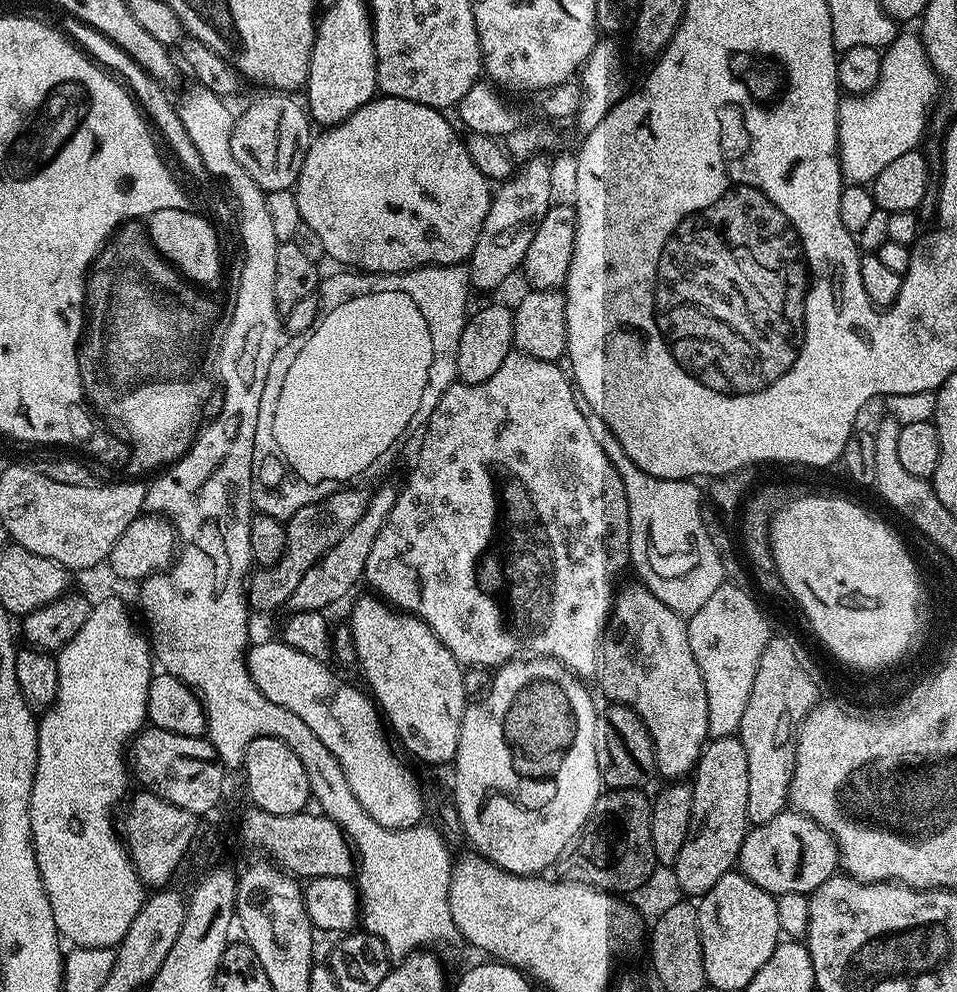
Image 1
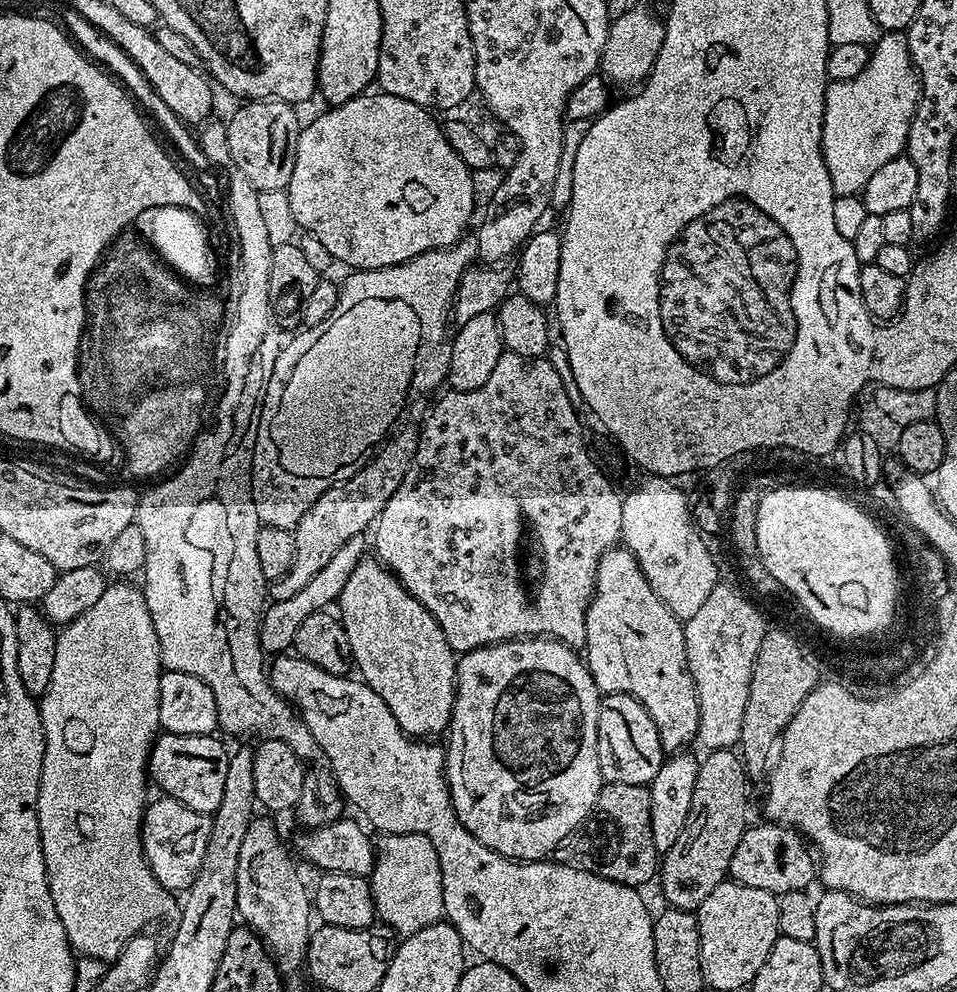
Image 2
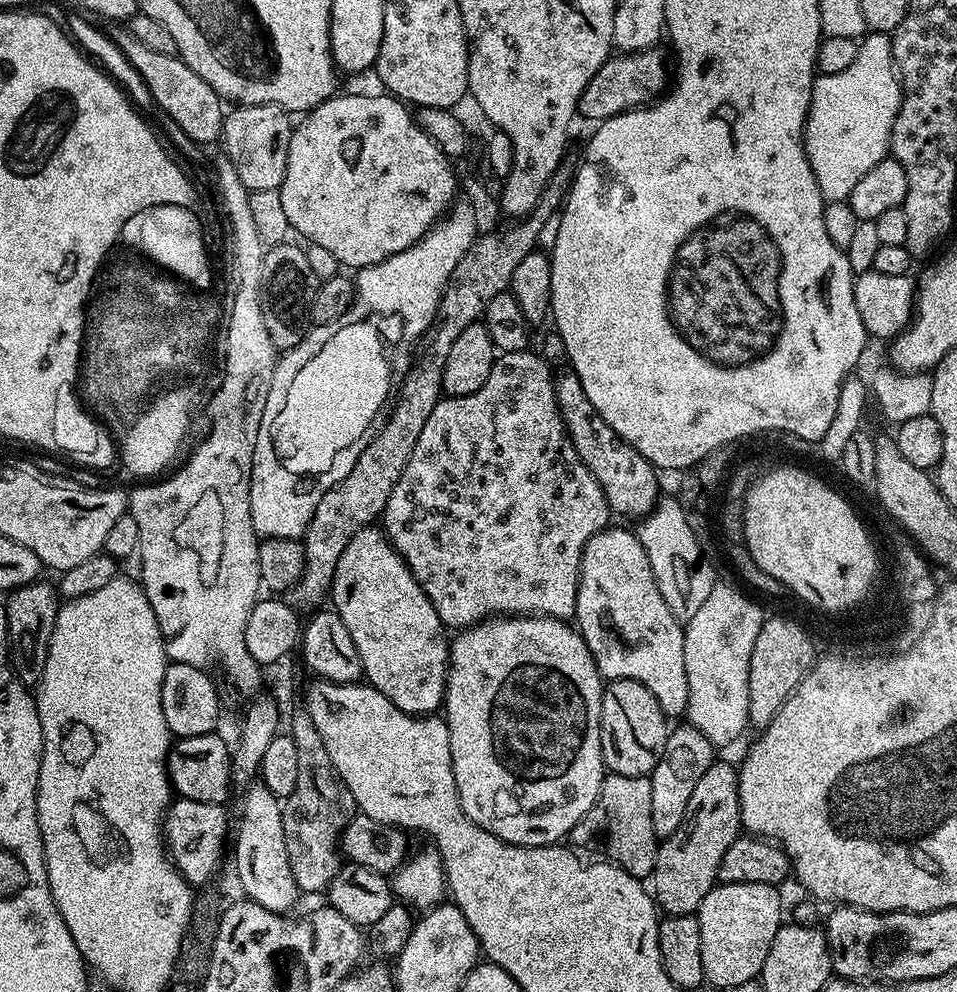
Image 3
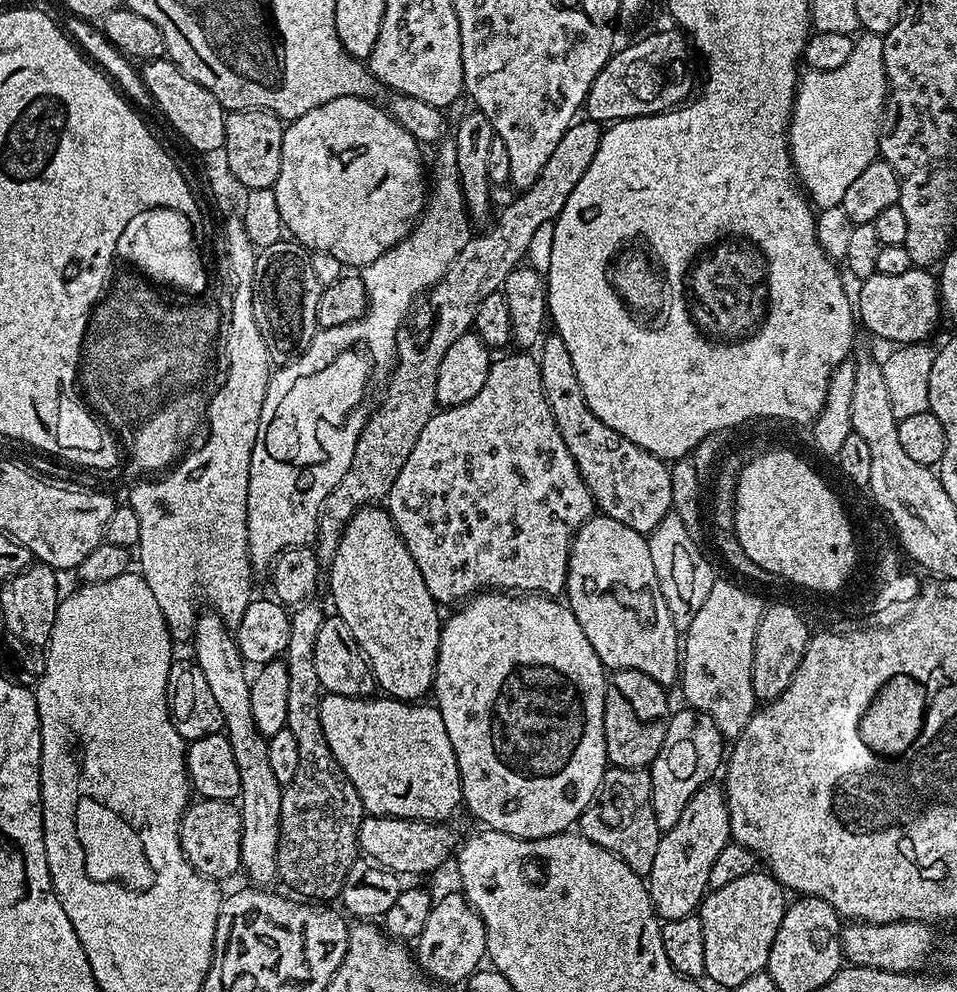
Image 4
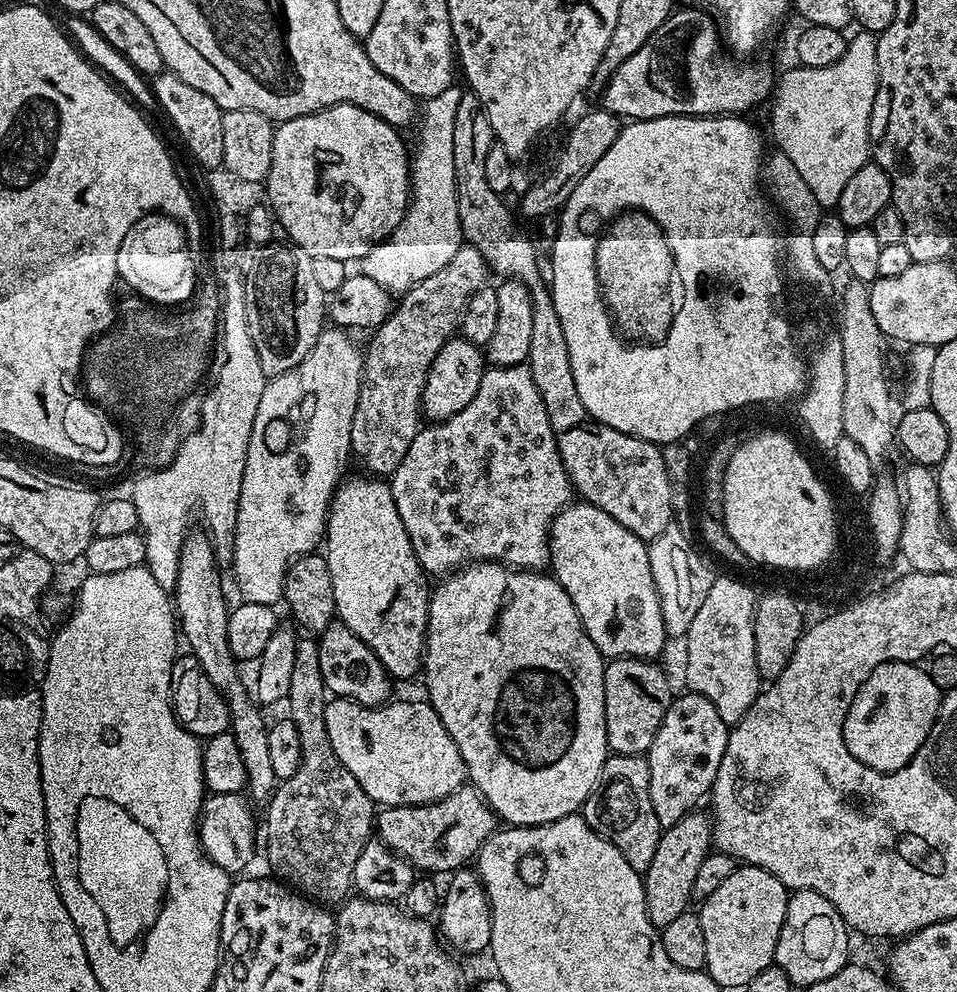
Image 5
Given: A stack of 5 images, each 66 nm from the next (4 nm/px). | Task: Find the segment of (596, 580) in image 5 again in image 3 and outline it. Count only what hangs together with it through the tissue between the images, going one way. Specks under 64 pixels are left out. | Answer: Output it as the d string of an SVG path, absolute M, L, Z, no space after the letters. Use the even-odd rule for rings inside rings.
M609 526L603 528L598 534L594 534L590 538L590 542L586 542L584 553L582 554L582 562L580 563L580 581L578 582L574 624L578 629L579 639L583 640L585 648L590 650L596 669L600 671L600 675L605 681L633 680L634 682L642 682L642 686L646 686L646 690L650 690L650 694L654 694L654 698L658 698L658 706L662 706L665 716L669 718L675 718L675 716L683 717L687 713L688 687L686 686L686 658L684 657L684 629L681 621L677 620L670 610L670 606L666 606L666 602L658 590L658 582L654 578L654 570L650 566L650 558L642 546L639 535L633 529L631 532L628 528Z

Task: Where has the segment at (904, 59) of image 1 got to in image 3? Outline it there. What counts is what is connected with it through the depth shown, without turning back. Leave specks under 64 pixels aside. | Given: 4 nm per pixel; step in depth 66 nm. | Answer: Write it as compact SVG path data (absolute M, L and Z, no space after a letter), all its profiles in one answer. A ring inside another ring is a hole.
M869 31L863 37L854 62L850 62L846 70L839 74L817 75L812 84L808 121L804 127L804 149L825 201L847 201L854 185L889 155L892 127L898 118L901 99L900 78L892 60L892 38L887 32Z

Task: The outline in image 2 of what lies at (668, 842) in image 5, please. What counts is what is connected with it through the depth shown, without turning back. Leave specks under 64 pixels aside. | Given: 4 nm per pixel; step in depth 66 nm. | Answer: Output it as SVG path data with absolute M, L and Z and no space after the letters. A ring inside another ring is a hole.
M731 748L708 752L705 757L700 760L698 782L694 782L694 798L690 798L686 826L682 826L682 834L678 834L674 846L663 853L658 864L660 888L673 908L695 910L710 898L714 886L724 883L730 857L750 824L747 820L750 777L743 759Z

